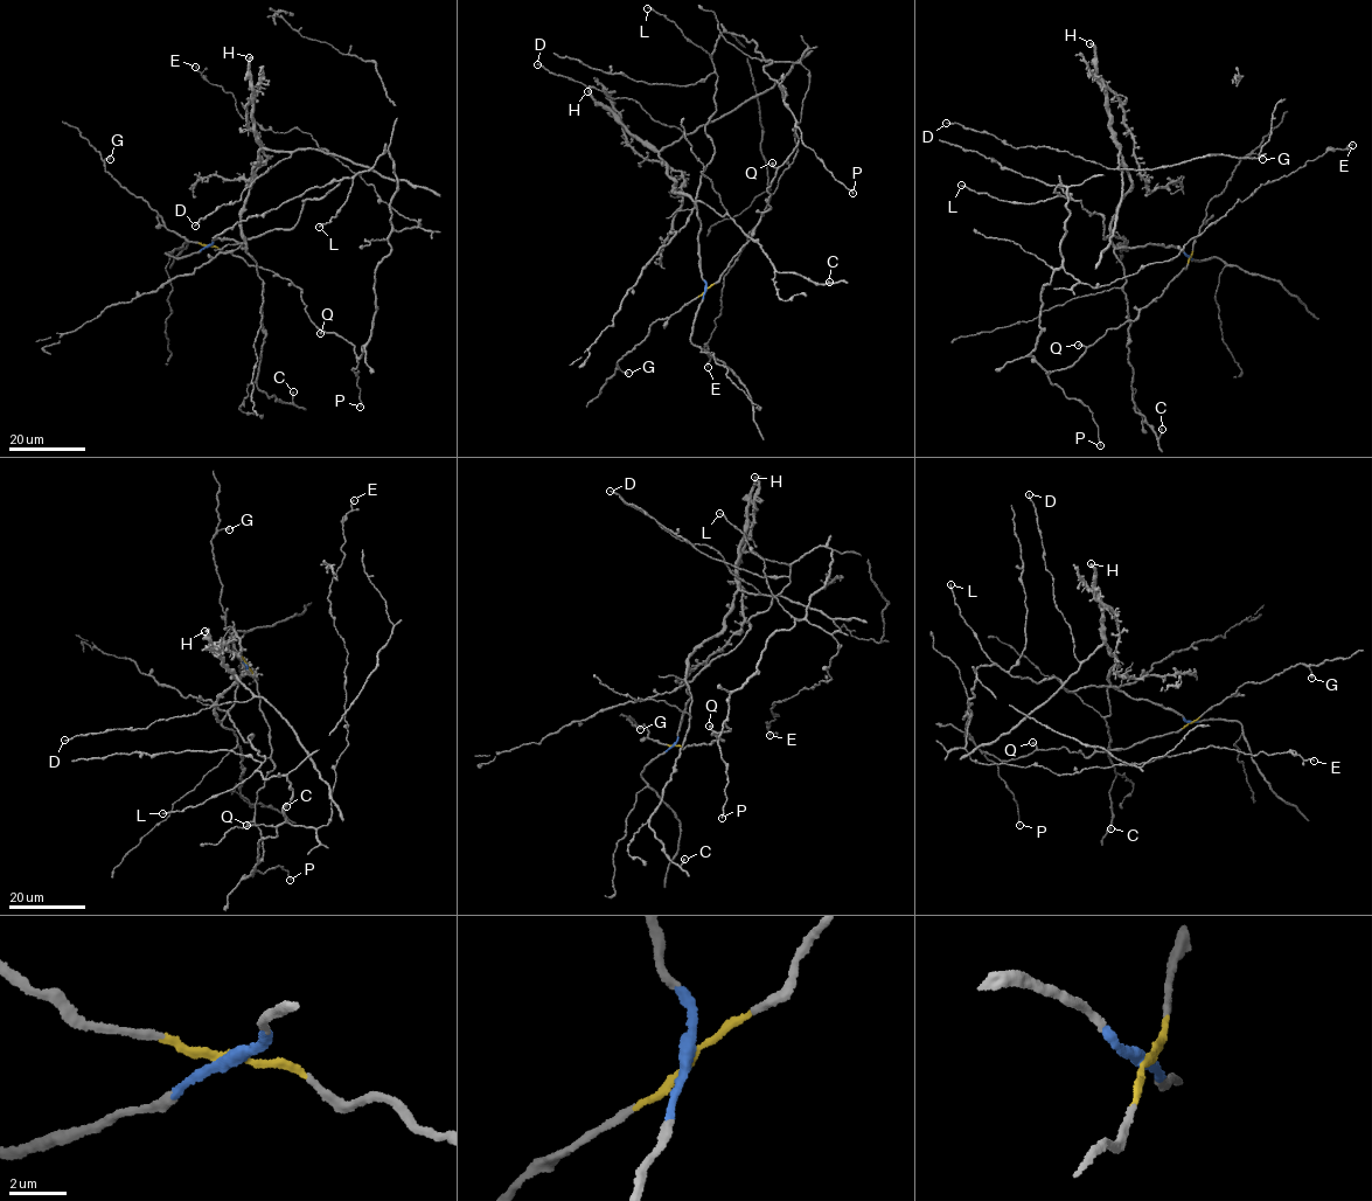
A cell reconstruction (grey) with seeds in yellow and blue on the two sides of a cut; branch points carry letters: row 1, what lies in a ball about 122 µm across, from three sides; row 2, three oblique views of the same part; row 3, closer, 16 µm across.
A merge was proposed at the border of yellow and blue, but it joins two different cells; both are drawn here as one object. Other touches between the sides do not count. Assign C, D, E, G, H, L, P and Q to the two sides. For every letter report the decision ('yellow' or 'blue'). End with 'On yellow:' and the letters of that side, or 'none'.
C: blue
D: blue
E: yellow
G: yellow
H: blue
L: yellow
P: yellow
Q: yellow
On yellow: E, G, L, P, Q

